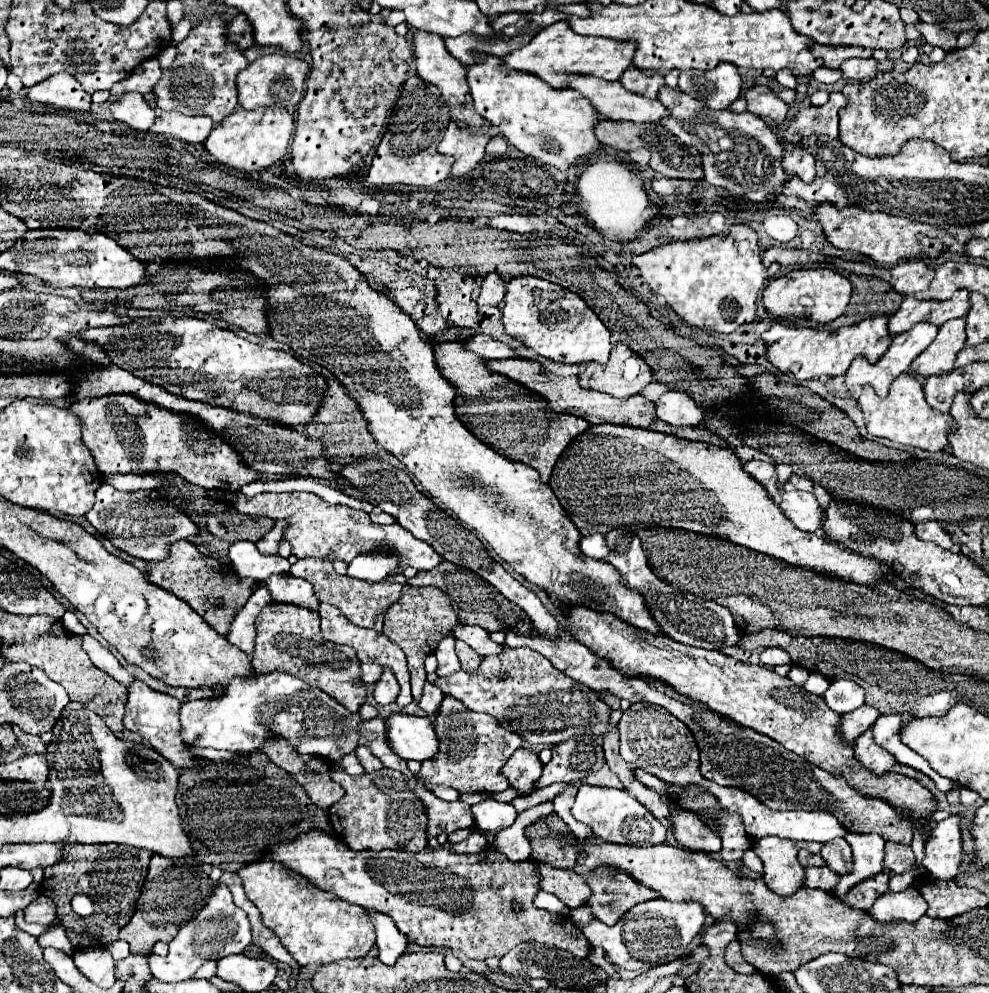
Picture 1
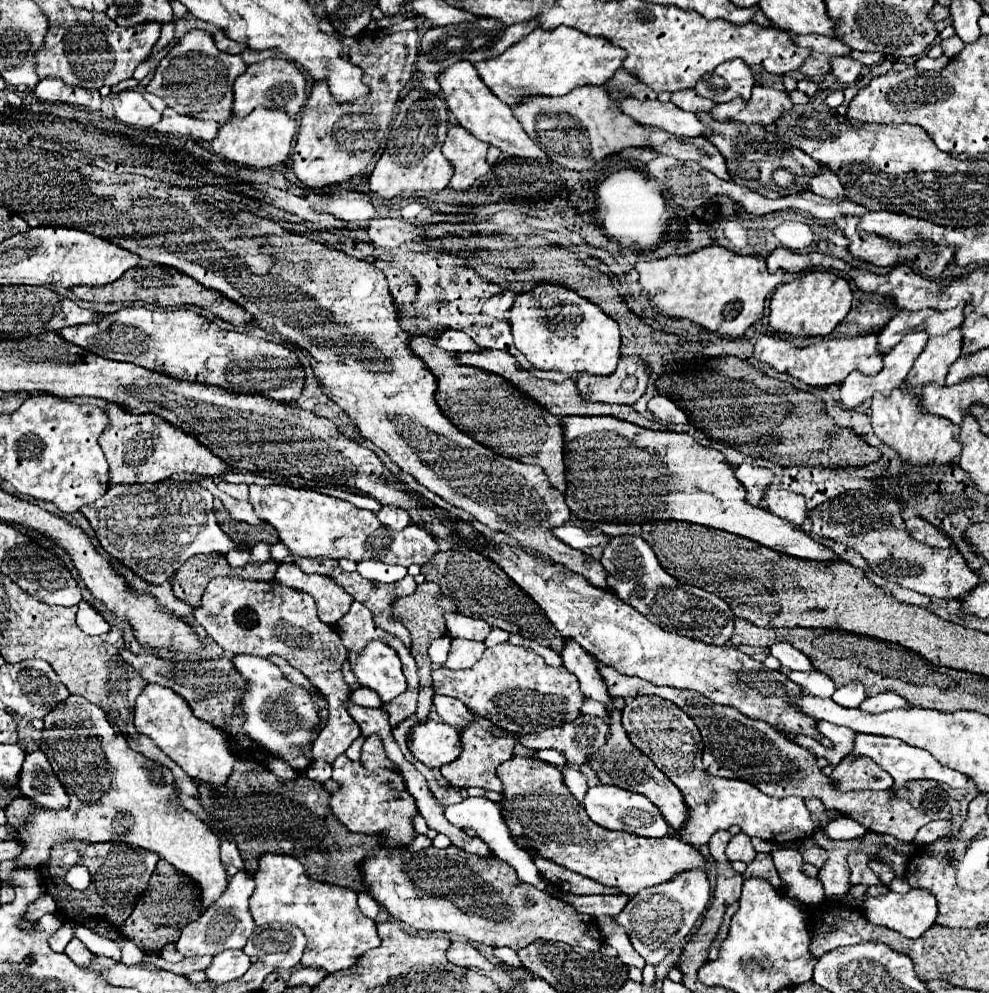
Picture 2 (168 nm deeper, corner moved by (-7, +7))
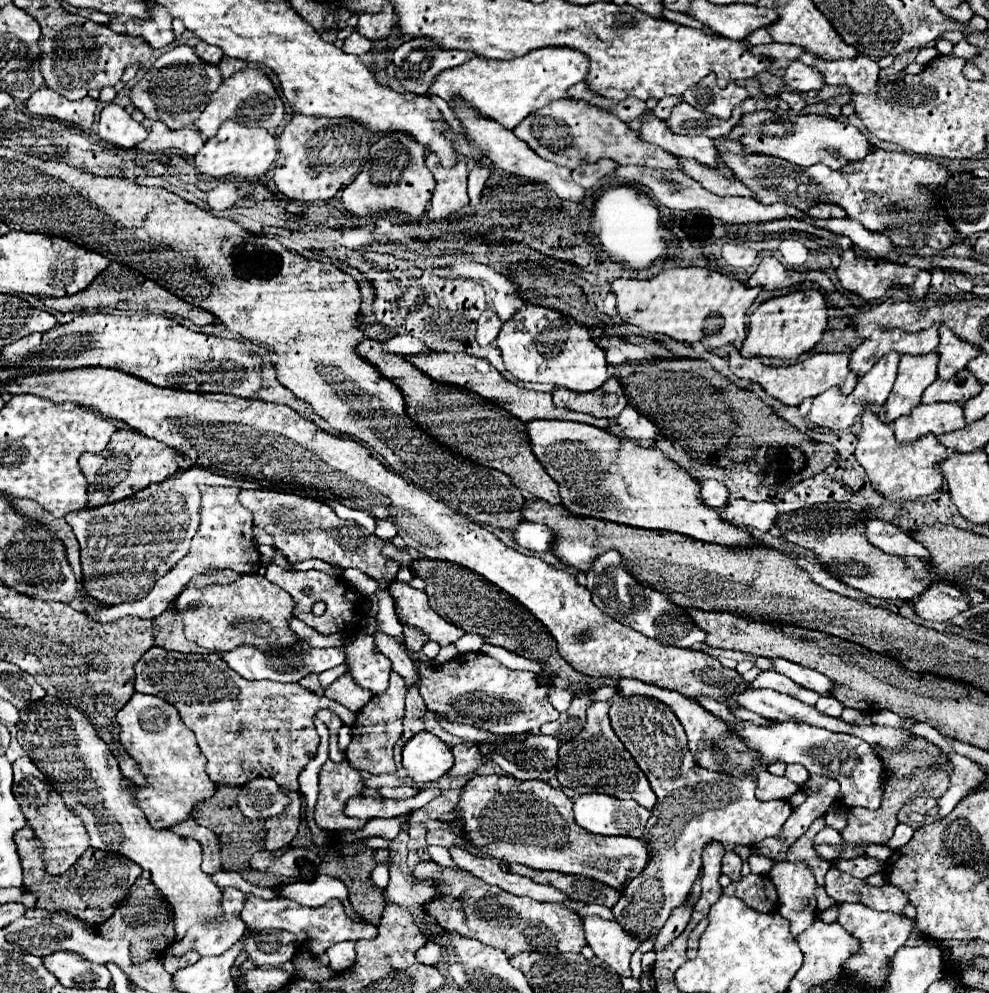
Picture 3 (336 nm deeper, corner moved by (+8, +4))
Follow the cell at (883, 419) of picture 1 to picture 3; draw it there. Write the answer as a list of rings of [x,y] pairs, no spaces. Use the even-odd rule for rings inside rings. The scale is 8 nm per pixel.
[[[866,411],[862,417],[862,431],[858,435],[856,459],[866,469],[872,487],[890,501],[918,501],[942,487],[940,463],[948,457],[948,451],[940,447],[934,435],[926,435],[916,443],[900,447],[892,435],[892,425],[886,425]]]

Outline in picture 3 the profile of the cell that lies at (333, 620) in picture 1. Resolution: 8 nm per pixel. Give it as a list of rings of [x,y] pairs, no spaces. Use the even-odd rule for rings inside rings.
[[[390,675],[390,687],[382,695],[374,695],[358,713],[352,729],[352,743],[346,751],[348,763],[358,771],[368,771],[372,775],[380,773],[396,773],[394,765],[394,745],[402,735],[402,719],[404,719],[404,699],[406,699],[406,683],[400,675]]]

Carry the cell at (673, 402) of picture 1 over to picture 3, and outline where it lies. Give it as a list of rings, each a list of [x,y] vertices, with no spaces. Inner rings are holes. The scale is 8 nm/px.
[[[624,407],[622,413],[618,415],[618,427],[622,429],[624,437],[628,439],[636,439],[636,441],[644,441],[644,439],[654,439],[658,429],[654,423],[650,423],[644,415],[640,415],[634,407]]]

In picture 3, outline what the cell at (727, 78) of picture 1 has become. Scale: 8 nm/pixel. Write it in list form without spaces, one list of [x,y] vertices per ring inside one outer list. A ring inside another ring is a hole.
[[[708,75],[700,83],[692,85],[684,93],[684,101],[698,111],[716,115],[718,119],[730,119],[730,113],[748,97],[748,91],[736,83],[728,83],[724,89],[716,85],[716,77]]]

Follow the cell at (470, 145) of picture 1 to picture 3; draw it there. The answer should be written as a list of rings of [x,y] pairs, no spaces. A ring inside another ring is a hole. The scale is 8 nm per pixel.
[[[430,153],[426,157],[426,167],[432,171],[436,179],[432,205],[426,215],[430,221],[446,221],[468,205],[468,193],[466,193],[468,159],[466,155],[460,155],[460,163],[456,167],[444,169],[440,167],[440,161],[436,159],[436,155]]]

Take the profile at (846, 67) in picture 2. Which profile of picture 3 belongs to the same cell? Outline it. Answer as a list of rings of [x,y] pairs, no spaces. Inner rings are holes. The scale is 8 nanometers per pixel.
[[[800,61],[790,63],[790,67],[786,67],[786,73],[782,75],[782,81],[796,91],[812,91],[812,89],[824,87],[824,83],[820,83],[818,71],[814,71],[812,67],[808,67]]]

